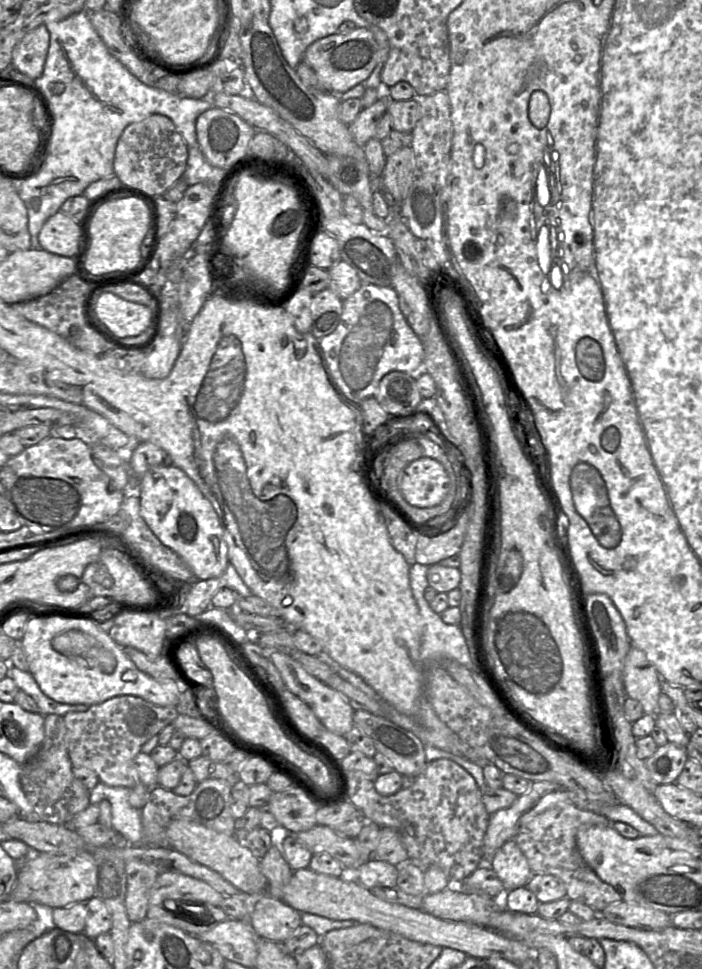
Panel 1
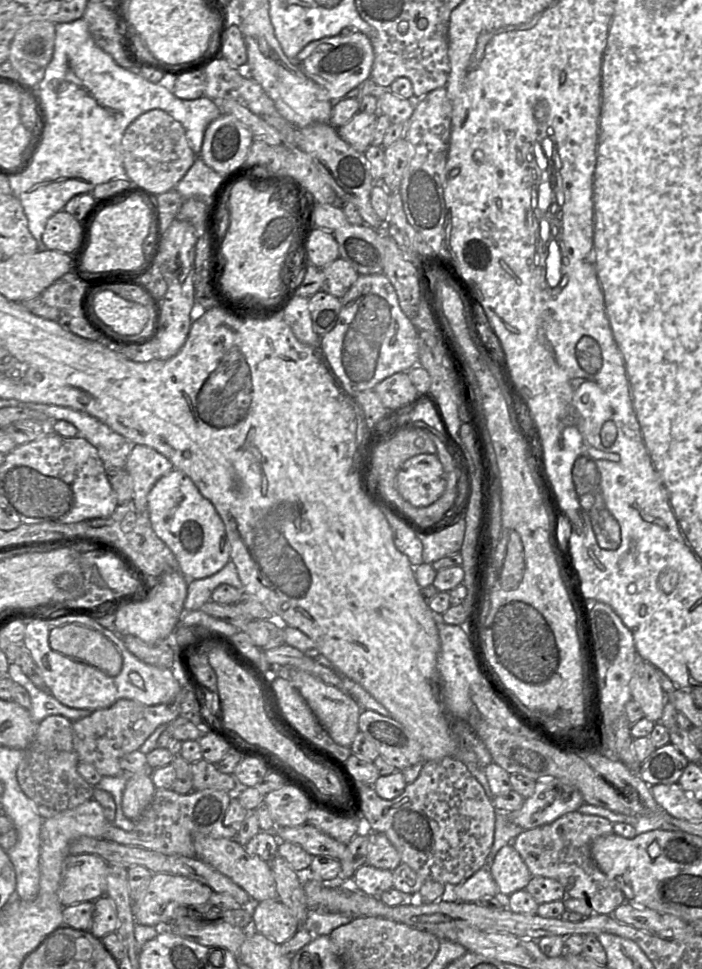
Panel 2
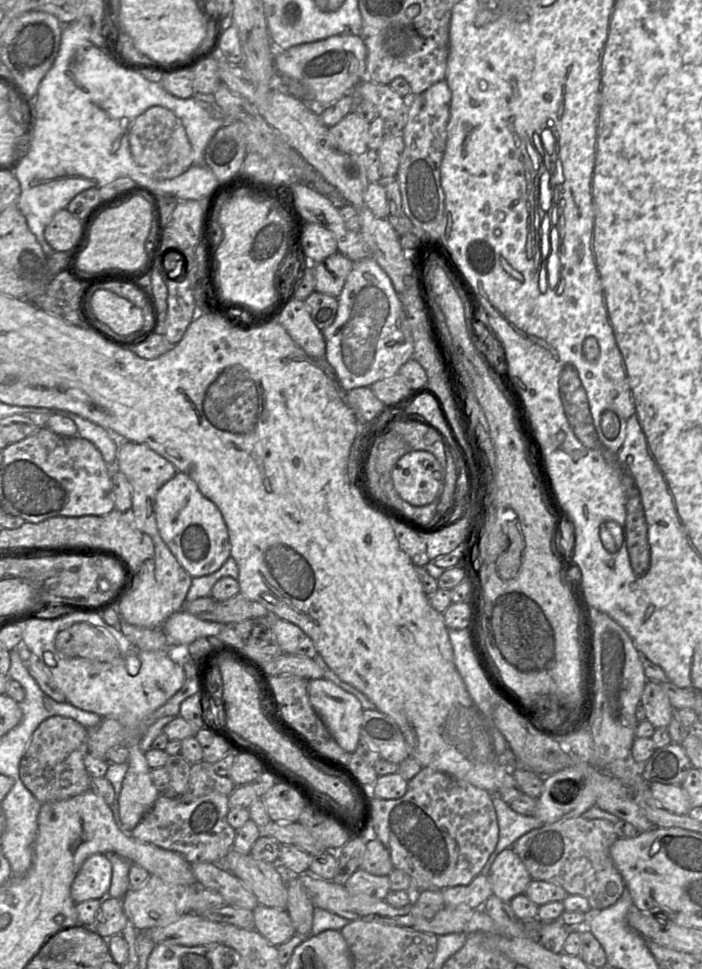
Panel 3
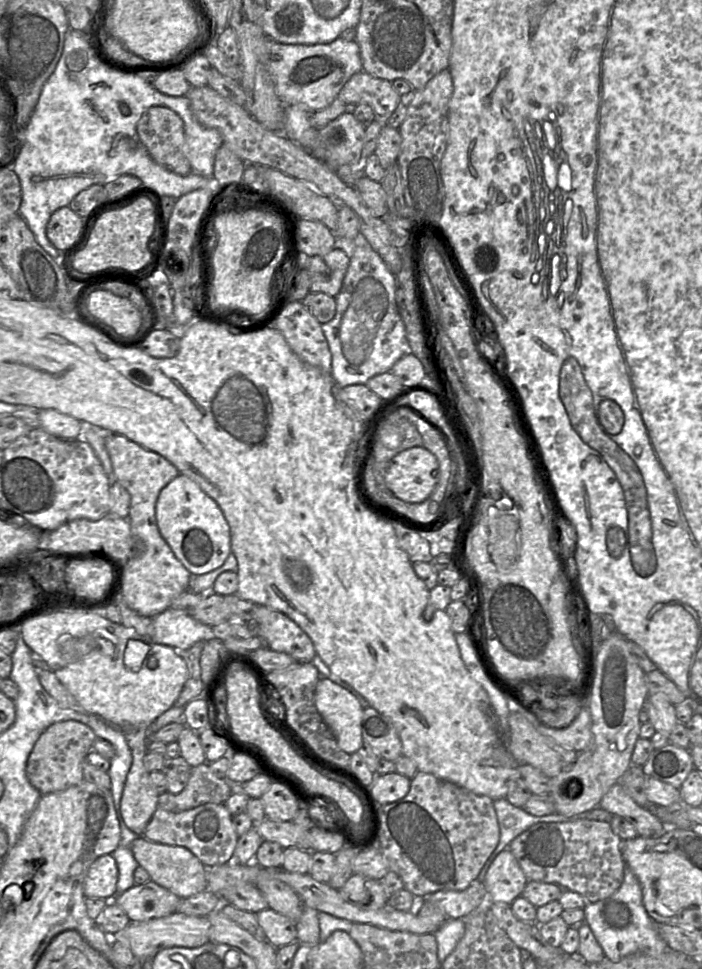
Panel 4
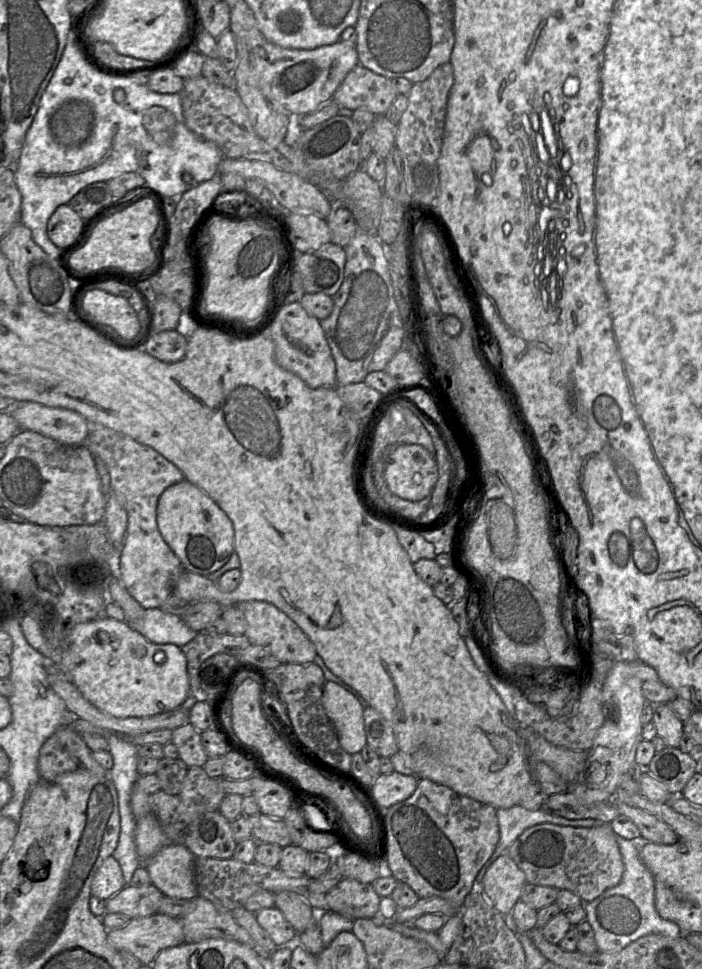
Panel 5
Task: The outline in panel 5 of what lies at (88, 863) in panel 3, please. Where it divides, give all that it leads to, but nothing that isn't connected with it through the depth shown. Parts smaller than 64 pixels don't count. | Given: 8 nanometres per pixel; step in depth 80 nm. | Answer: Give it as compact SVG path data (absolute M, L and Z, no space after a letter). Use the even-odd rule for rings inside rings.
M110 855L96 871L91 882L91 896L108 900L125 887L121 867Z

